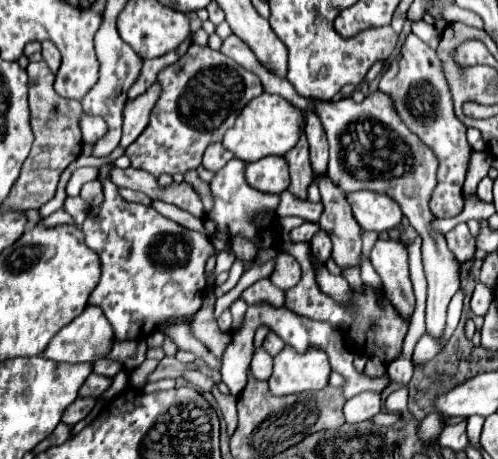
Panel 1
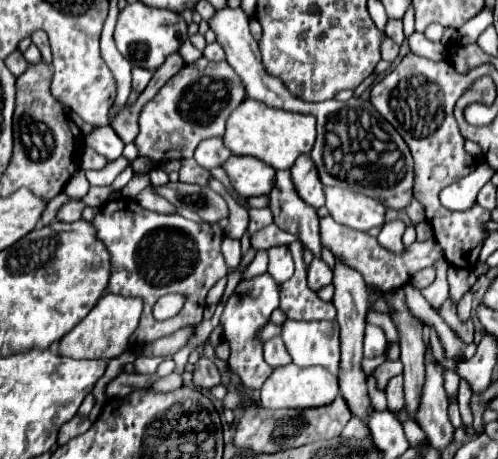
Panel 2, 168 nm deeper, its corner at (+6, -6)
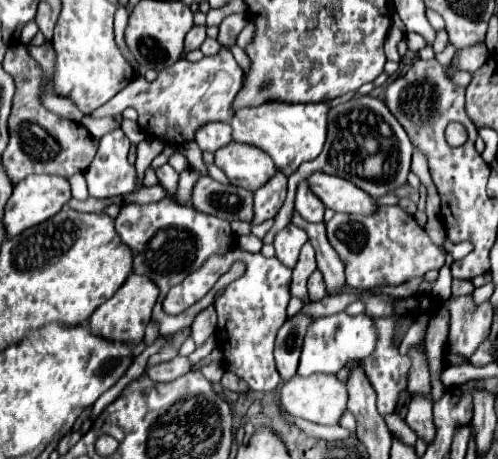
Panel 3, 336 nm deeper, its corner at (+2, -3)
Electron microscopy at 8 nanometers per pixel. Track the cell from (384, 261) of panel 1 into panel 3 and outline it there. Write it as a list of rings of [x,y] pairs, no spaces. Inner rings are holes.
[[[424,395],[412,397],[412,401],[408,405],[406,423],[412,427],[412,431],[420,439],[430,443],[436,437],[436,429],[434,429],[434,421],[432,421],[432,401],[426,399]]]

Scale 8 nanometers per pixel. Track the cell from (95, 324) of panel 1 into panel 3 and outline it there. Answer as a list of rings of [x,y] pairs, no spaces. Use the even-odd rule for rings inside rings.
[[[132,273],[126,283],[114,293],[112,299],[108,299],[106,303],[102,303],[90,317],[90,331],[94,335],[104,335],[108,339],[114,341],[126,341],[132,345],[142,343],[144,339],[144,329],[150,323],[152,317],[152,307],[158,299],[160,289],[156,287],[156,283],[152,283],[152,279],[148,279],[146,275],[136,275]]]

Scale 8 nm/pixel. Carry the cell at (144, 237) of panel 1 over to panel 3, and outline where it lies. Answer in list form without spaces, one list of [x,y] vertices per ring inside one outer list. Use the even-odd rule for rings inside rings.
[[[166,197],[158,203],[148,203],[148,205],[122,205],[120,215],[116,217],[116,231],[134,253],[134,273],[150,277],[160,287],[160,297],[152,315],[152,319],[160,325],[160,335],[172,335],[184,327],[190,327],[194,317],[210,303],[214,303],[216,293],[234,281],[232,277],[226,277],[226,275],[220,277],[220,281],[200,303],[196,303],[194,307],[188,307],[180,315],[168,315],[162,311],[162,301],[166,291],[172,285],[178,285],[180,281],[184,281],[184,277],[190,271],[196,271],[198,267],[202,267],[202,263],[212,253],[220,253],[222,249],[228,249],[228,245],[234,241],[230,223],[226,223],[224,219],[216,219],[212,215],[204,215],[190,207],[176,205]]]

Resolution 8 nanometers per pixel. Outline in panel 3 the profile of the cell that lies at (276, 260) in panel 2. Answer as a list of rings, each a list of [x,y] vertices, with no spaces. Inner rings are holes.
[[[286,225],[282,231],[276,233],[274,237],[274,247],[276,247],[276,257],[286,265],[286,267],[294,267],[298,253],[302,249],[302,245],[308,241],[306,233],[302,227],[296,225]]]

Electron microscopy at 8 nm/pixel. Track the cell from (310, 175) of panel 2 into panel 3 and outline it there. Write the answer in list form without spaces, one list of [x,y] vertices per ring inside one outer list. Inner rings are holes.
[[[302,181],[298,185],[298,193],[296,193],[296,213],[302,215],[302,219],[310,221],[310,223],[322,223],[324,221],[324,203],[320,203],[320,199],[308,189],[308,183]]]

